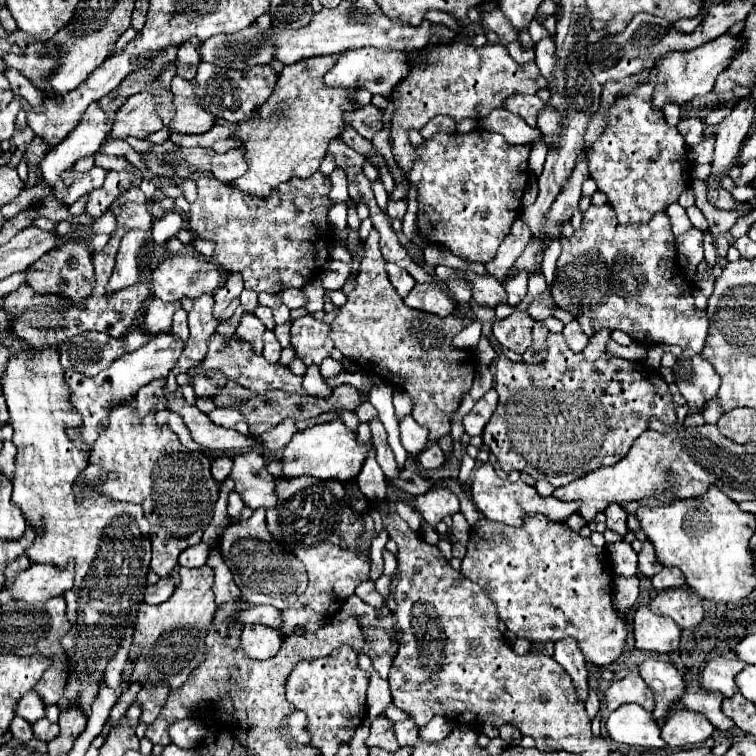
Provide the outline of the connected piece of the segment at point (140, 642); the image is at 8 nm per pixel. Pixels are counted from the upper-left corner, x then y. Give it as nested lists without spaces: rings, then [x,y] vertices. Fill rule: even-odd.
[[[201,566],[201,568],[179,568],[181,582],[175,588],[173,596],[165,600],[165,604],[147,606],[141,604],[137,612],[137,624],[133,634],[133,646],[131,646],[131,658],[135,658],[135,668],[129,678],[129,682],[139,680],[141,684],[151,682],[167,682],[171,690],[179,688],[187,676],[205,660],[207,646],[205,638],[211,630],[213,616],[217,610],[215,596],[213,596],[213,568]]]

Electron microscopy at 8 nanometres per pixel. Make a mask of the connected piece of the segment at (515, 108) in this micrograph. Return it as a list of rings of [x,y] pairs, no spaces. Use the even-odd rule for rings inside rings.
[[[517,94],[517,96],[509,96],[503,102],[503,108],[509,110],[509,112],[519,114],[529,126],[535,126],[535,114],[541,112],[545,108],[545,104],[539,100],[539,96],[523,96],[523,94]]]

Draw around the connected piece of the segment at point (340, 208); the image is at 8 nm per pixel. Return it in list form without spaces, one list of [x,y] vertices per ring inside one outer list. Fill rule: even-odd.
[[[335,204],[331,210],[329,210],[329,222],[335,230],[345,230],[347,228],[347,208],[343,204]]]

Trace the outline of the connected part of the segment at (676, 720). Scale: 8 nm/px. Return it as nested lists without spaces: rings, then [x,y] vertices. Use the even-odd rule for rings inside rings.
[[[677,710],[675,716],[671,716],[669,720],[665,720],[663,728],[661,728],[661,736],[663,740],[671,746],[671,748],[685,748],[685,746],[695,746],[705,742],[711,734],[715,732],[715,726],[697,712],[689,712],[689,710]]]

